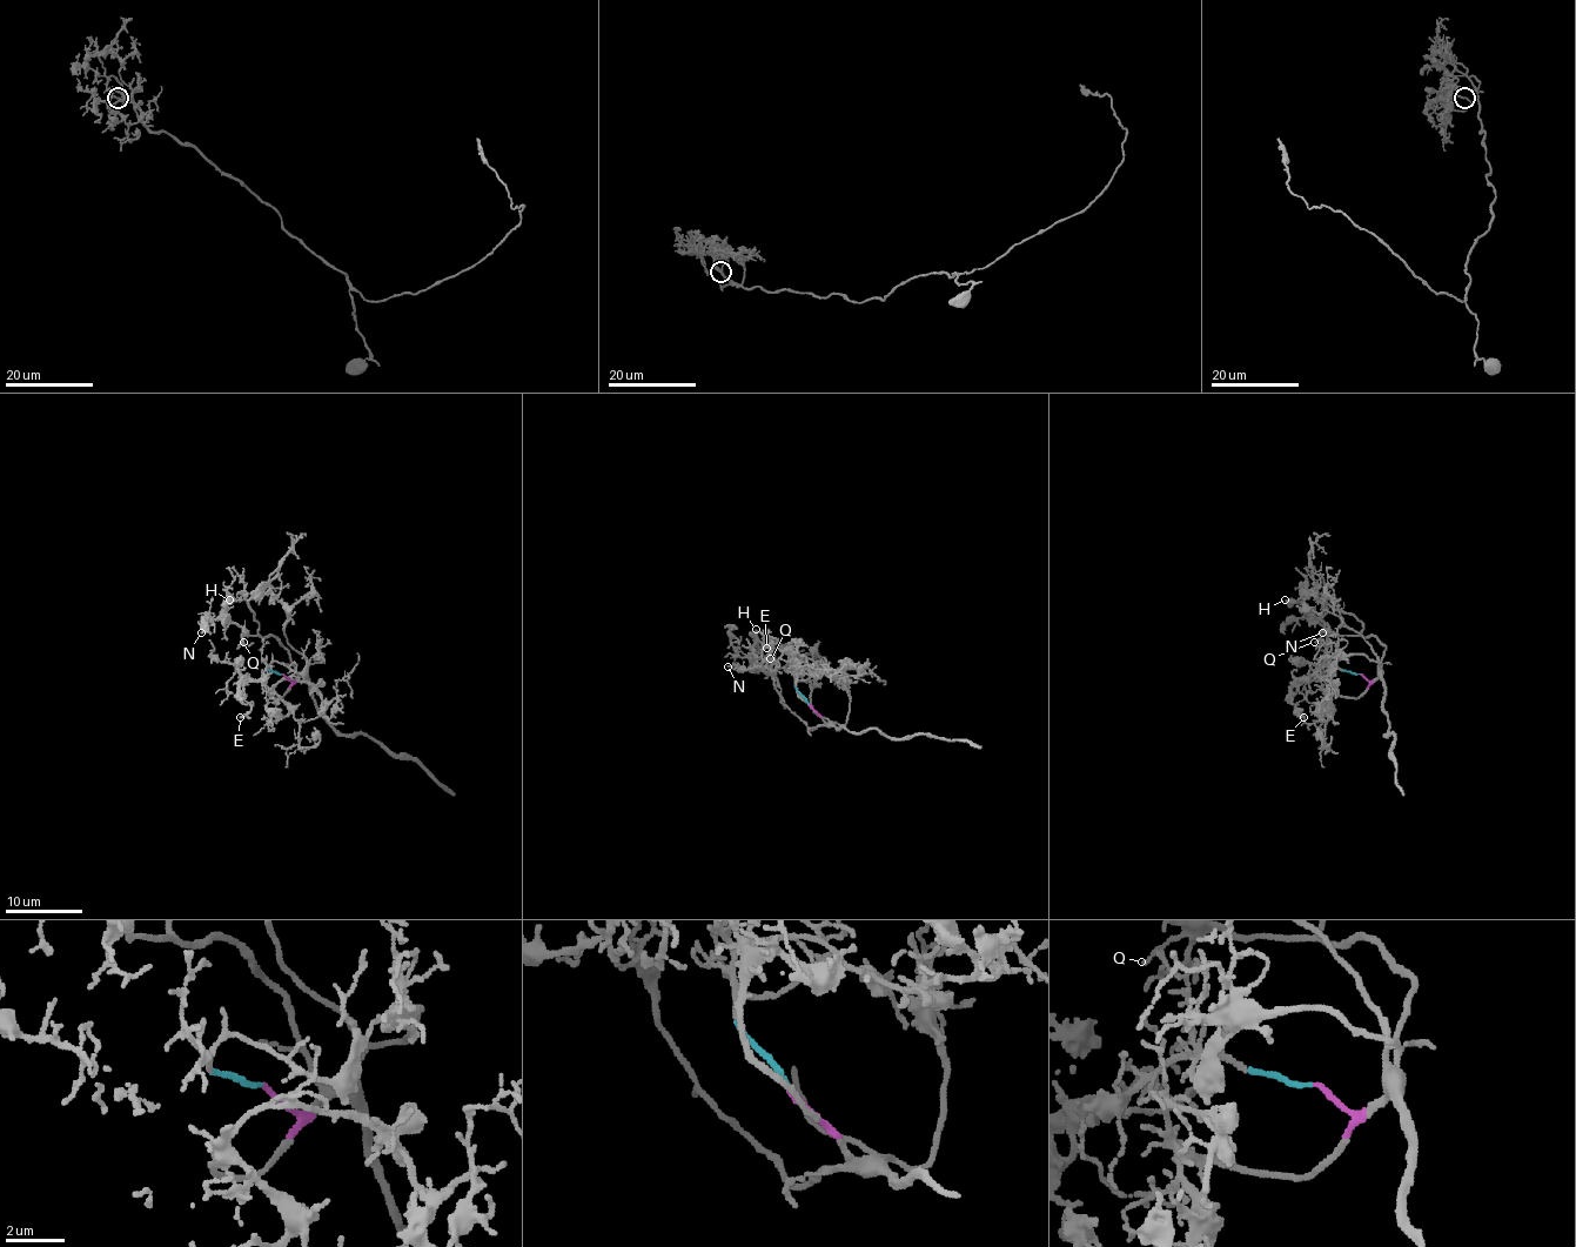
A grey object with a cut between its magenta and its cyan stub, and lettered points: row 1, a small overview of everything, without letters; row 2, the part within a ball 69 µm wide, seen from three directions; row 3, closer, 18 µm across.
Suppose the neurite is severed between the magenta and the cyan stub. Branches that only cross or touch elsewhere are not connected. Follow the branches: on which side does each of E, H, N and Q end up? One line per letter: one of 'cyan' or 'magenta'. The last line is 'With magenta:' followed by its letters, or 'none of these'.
E: cyan
H: magenta
N: magenta
Q: magenta
With magenta: H, N, Q

